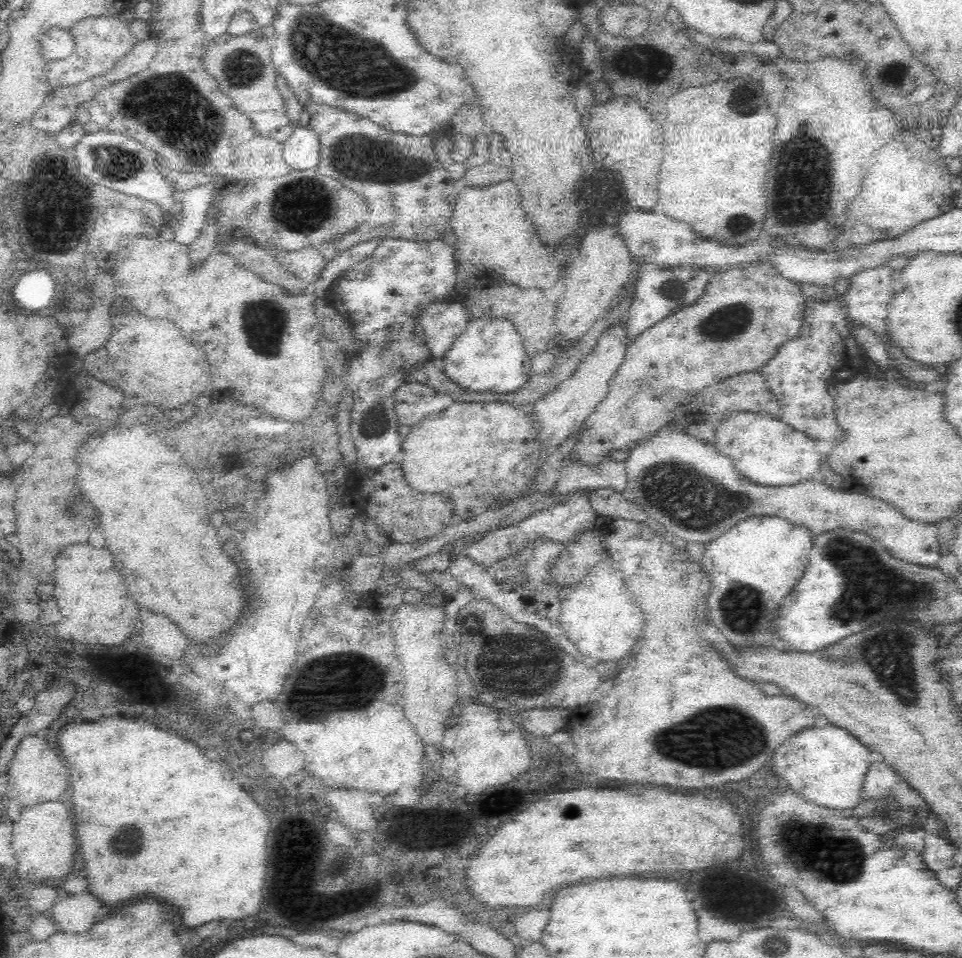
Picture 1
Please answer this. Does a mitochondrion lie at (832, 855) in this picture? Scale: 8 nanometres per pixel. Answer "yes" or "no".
yes

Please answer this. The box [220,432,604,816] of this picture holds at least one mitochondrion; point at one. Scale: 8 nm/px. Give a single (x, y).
(339, 681)

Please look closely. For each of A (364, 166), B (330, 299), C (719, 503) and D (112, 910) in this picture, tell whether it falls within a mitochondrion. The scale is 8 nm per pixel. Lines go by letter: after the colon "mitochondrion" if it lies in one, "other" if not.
A: mitochondrion
B: other
C: mitochondrion
D: other

